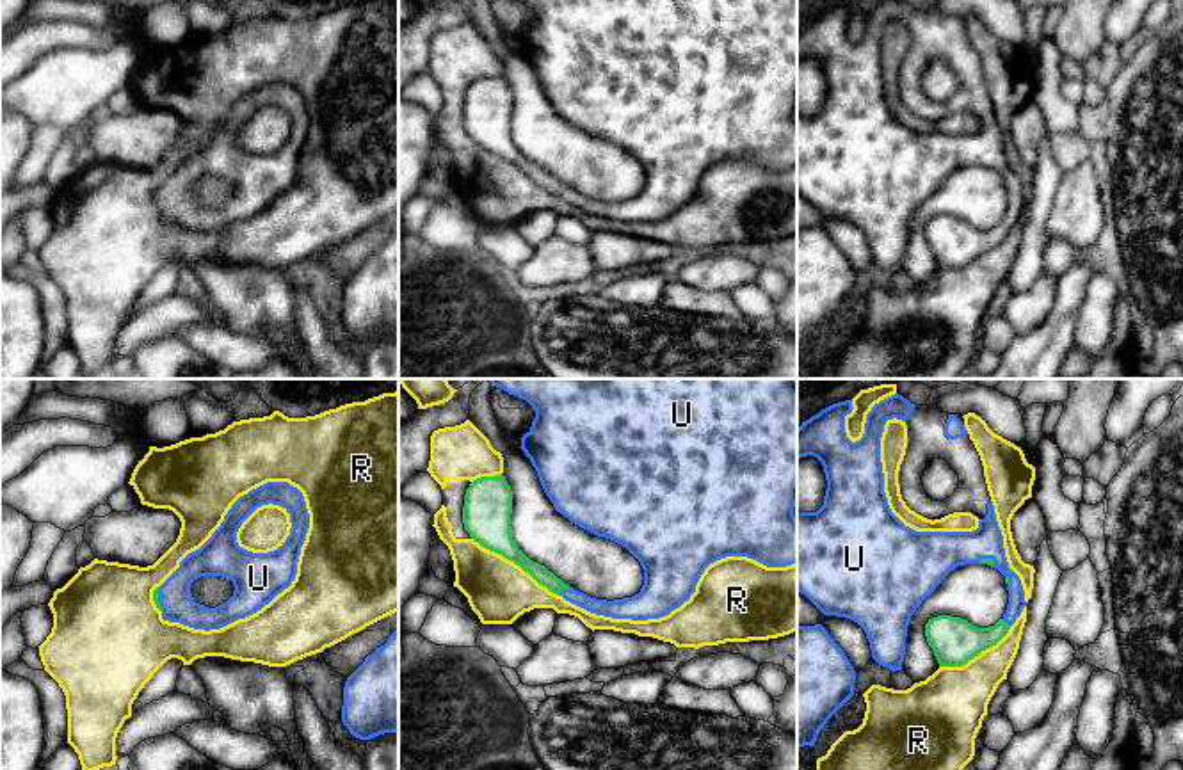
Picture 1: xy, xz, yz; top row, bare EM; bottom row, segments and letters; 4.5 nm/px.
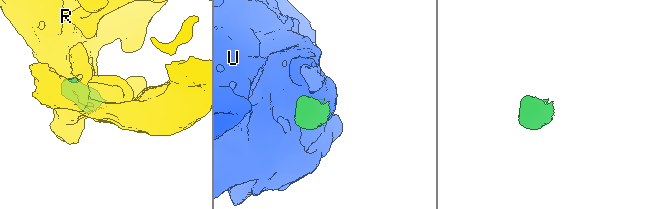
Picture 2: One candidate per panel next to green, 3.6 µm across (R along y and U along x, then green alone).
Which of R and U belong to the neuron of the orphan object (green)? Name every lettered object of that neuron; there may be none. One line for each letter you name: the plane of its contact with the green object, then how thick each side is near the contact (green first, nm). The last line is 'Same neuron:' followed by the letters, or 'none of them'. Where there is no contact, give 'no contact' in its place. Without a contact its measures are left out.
U: xz | 80/90 nm
Same neuron: U

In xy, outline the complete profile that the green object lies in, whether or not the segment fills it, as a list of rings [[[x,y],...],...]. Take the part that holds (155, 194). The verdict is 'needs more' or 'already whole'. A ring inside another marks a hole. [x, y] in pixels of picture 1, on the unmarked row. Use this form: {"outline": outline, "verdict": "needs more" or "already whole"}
{"outline": [[[267,84],[240,98],[221,128],[180,169],[153,192],[162,221],[194,231],[221,231],[245,221],[292,187],[297,176],[301,149],[310,130],[302,94],[288,84]],[[262,107],[279,107],[290,116],[290,137],[274,153],[253,155],[238,148],[237,133]],[[201,178],[222,178],[233,183],[233,197],[208,210],[194,203],[190,185]]], "verdict": "needs more"}

